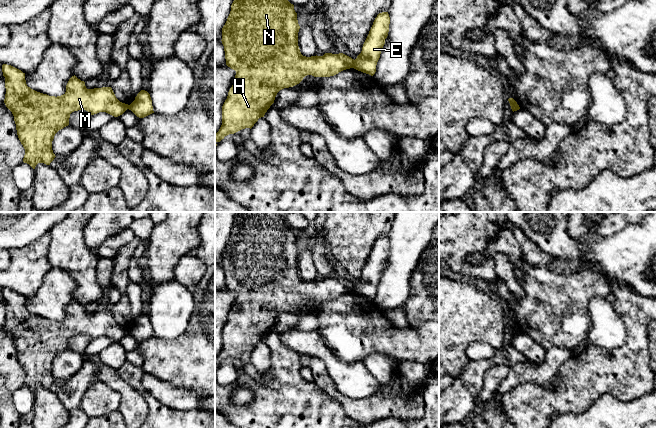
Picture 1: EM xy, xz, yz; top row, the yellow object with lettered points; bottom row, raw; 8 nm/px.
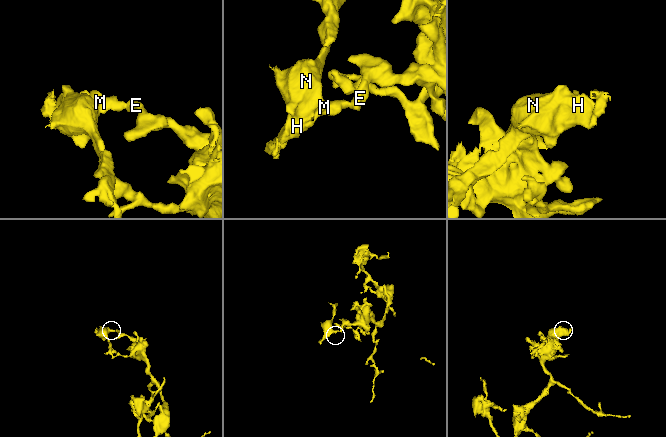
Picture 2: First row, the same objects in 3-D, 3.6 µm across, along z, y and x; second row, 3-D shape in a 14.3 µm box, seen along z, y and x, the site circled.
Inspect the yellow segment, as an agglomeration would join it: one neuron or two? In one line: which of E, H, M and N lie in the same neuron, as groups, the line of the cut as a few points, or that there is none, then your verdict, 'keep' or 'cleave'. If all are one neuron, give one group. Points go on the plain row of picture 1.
E / H M N; cut in xz along (354, 284), (352, 291); cleave

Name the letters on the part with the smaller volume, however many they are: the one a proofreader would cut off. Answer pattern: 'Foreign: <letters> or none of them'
Foreign: H, M, N

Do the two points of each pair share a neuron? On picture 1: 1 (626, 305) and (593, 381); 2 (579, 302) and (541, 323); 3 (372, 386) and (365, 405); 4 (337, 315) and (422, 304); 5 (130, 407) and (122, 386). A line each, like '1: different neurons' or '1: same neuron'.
1: same neuron
2: same neuron
3: different neurons
4: different neurons
5: same neuron

